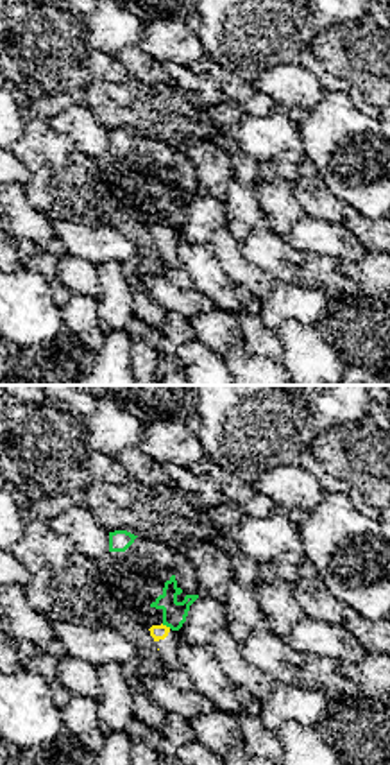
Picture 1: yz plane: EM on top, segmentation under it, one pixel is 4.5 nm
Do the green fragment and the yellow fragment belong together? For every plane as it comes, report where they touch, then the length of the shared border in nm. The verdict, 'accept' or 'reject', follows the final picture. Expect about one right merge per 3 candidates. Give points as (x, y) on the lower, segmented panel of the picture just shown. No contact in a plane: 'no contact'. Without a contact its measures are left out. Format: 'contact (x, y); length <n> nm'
contact (167, 626); length 50 nm

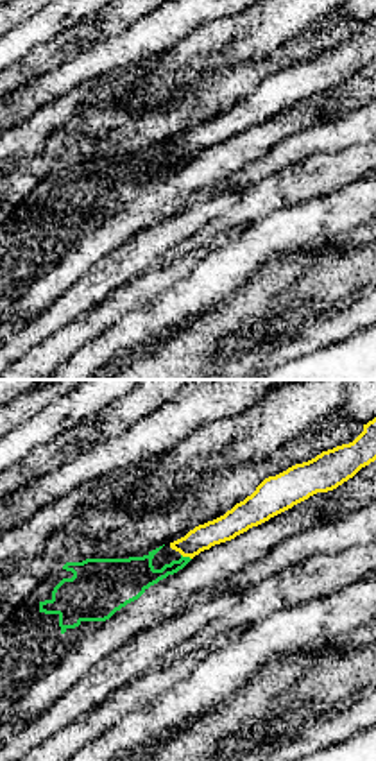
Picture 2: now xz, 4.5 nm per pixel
contact (187, 557); length 50 nm

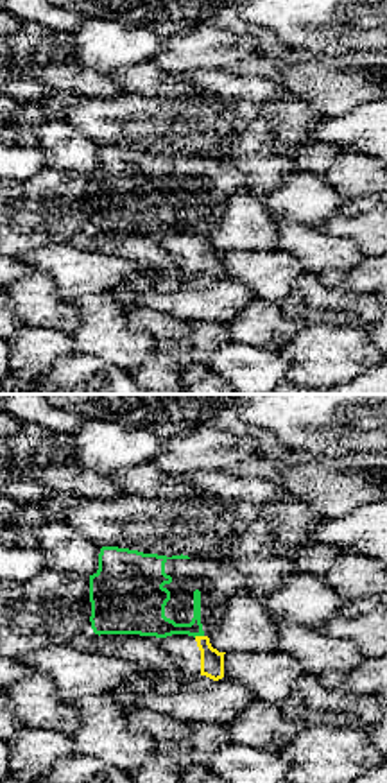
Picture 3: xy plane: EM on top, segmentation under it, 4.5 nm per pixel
contact (197, 635); length 50 nm

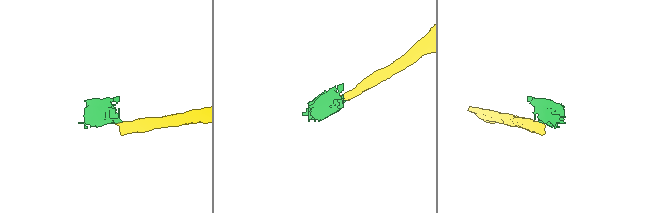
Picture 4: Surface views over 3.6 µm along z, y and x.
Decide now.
reject

